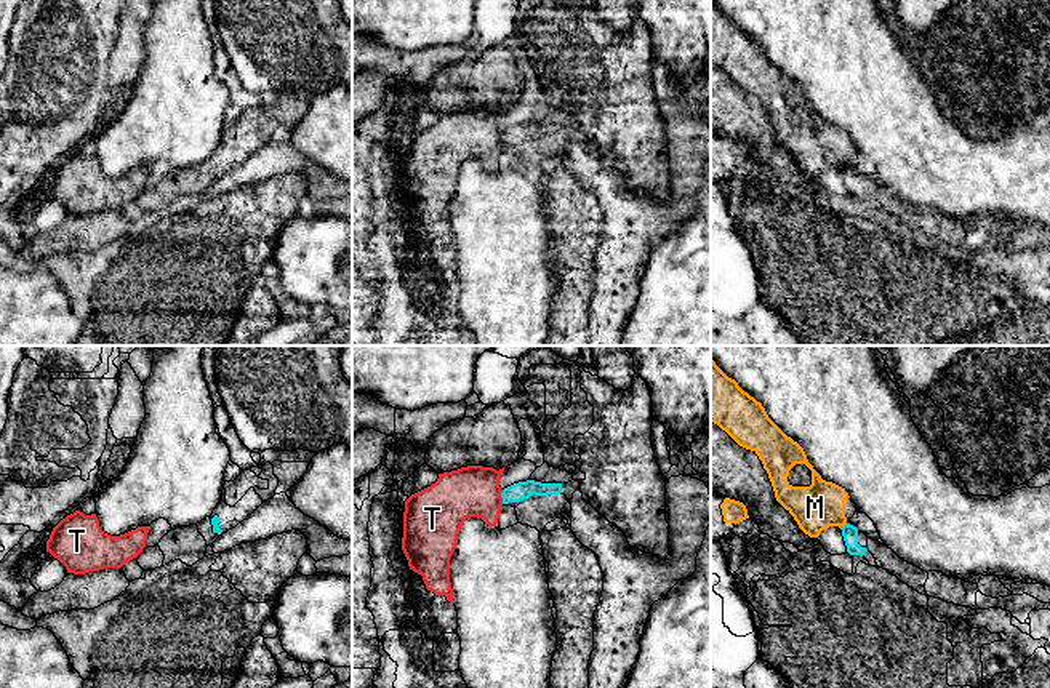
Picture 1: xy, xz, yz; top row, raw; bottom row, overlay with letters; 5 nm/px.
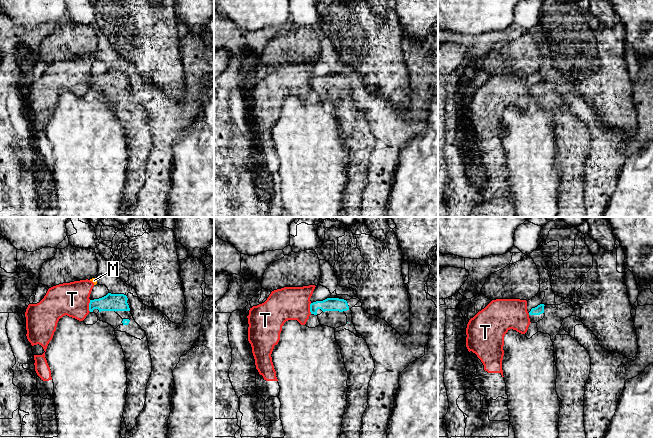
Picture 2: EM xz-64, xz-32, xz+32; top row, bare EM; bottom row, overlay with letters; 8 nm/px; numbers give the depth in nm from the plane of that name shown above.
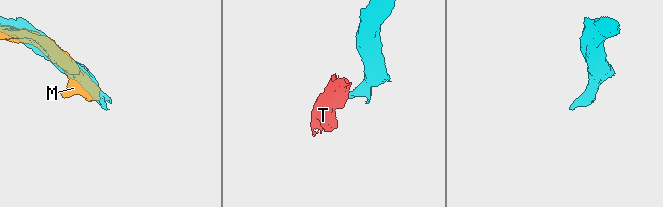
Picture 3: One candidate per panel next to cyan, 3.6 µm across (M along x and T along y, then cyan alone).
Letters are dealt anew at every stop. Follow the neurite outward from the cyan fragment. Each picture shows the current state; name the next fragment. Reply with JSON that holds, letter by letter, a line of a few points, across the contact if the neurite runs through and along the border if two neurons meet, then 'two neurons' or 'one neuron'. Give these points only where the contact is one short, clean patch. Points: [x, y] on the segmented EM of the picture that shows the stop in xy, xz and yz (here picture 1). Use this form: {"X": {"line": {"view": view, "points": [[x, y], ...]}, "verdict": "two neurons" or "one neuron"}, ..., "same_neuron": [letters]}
{"M": {"verdict": "two neurons"}, "T": {"line": {"view": "xz", "points": [[503, 490], [501, 503]]}, "verdict": "two neurons"}, "same_neuron": []}

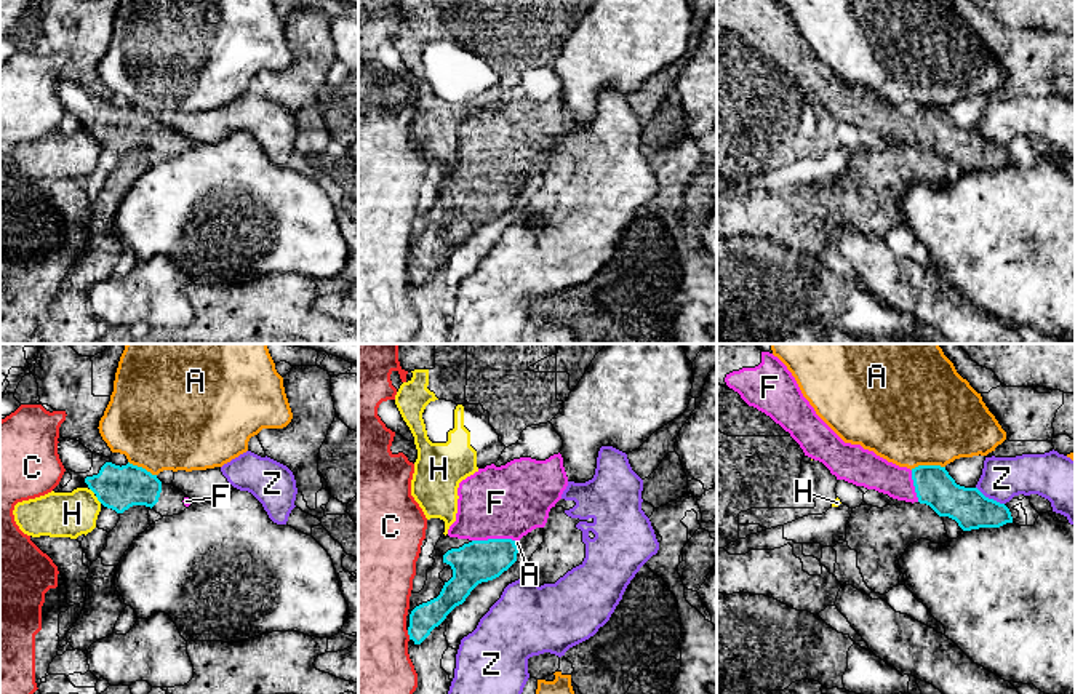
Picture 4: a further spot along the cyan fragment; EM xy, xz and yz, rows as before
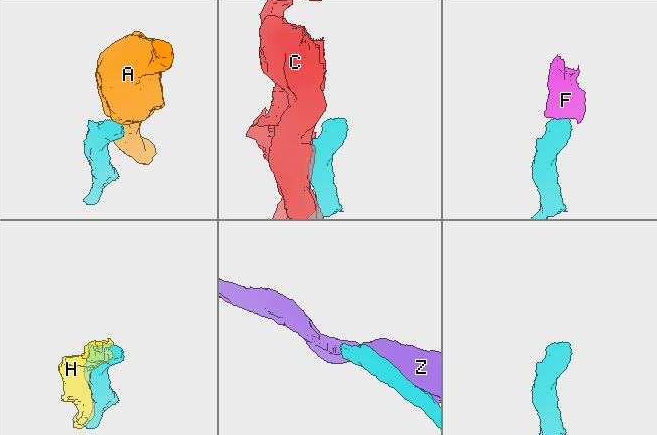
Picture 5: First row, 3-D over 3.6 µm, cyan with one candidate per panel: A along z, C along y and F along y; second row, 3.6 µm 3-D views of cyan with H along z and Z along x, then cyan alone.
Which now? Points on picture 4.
{"A": {"line": {"view": "yz", "points": [[944, 466], [915, 466], [911, 469]]}, "verdict": "two neurons"}, "C": {"verdict": "two neurons"}, "F": {"line": {"view": "xz", "points": [[477, 562], [493, 539], [496, 502]]}, "verdict": "one neuron"}, "H": {"verdict": "two neurons"}, "Z": {"verdict": "two neurons"}, "same_neuron": ["F"]}

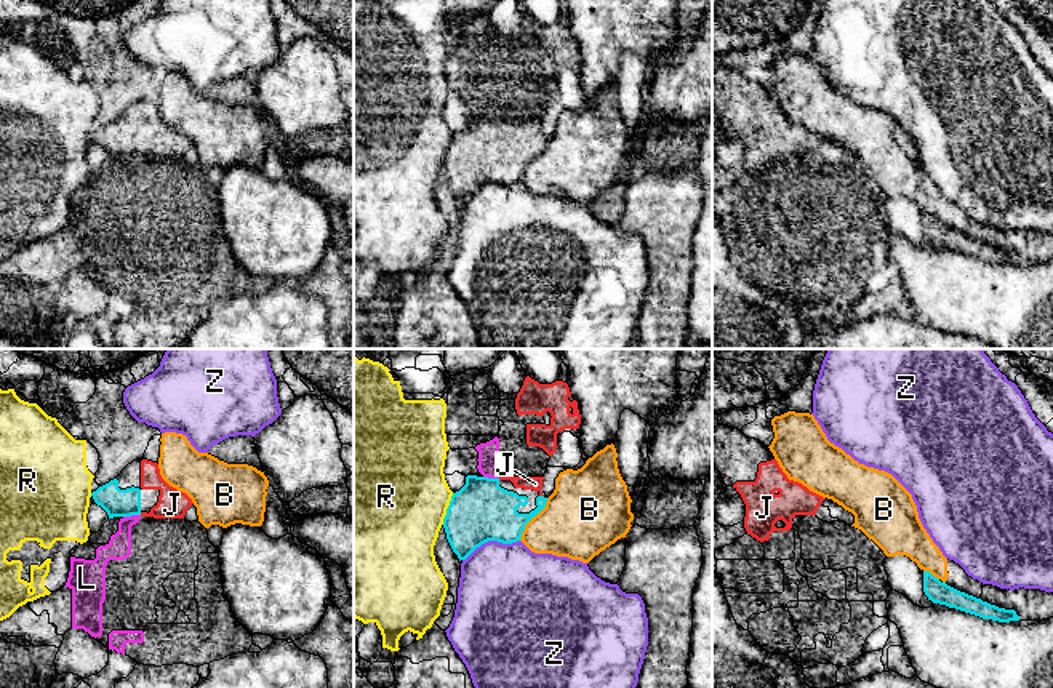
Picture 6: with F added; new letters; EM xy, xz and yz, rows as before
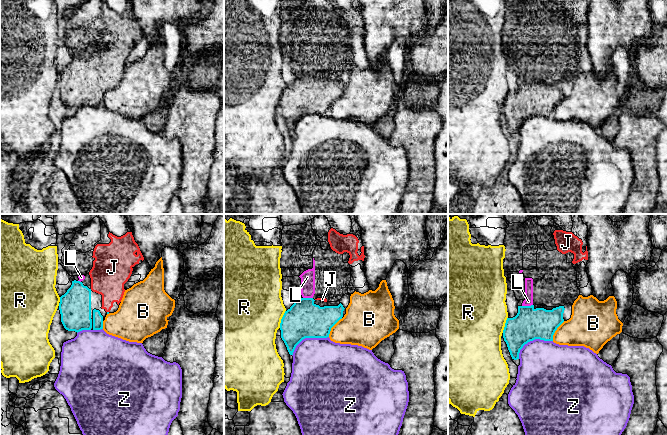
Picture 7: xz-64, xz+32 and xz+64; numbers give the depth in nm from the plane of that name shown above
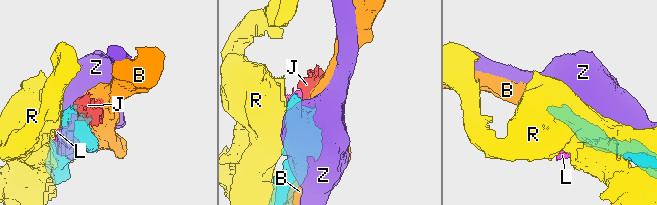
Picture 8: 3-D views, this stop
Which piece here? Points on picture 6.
{"B": {"verdict": "two neurons"}, "J": {"verdict": "one neuron"}, "L": {"verdict": "two neurons"}, "R": {"verdict": "two neurons"}, "Z": {"verdict": "two neurons"}, "same_neuron": ["J"]}

